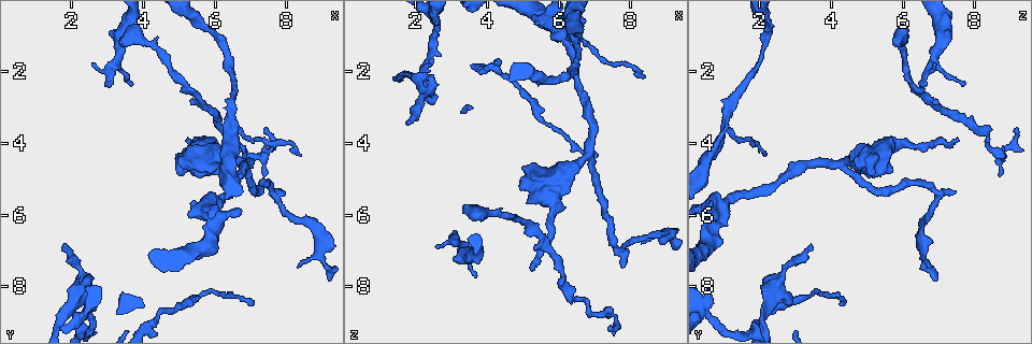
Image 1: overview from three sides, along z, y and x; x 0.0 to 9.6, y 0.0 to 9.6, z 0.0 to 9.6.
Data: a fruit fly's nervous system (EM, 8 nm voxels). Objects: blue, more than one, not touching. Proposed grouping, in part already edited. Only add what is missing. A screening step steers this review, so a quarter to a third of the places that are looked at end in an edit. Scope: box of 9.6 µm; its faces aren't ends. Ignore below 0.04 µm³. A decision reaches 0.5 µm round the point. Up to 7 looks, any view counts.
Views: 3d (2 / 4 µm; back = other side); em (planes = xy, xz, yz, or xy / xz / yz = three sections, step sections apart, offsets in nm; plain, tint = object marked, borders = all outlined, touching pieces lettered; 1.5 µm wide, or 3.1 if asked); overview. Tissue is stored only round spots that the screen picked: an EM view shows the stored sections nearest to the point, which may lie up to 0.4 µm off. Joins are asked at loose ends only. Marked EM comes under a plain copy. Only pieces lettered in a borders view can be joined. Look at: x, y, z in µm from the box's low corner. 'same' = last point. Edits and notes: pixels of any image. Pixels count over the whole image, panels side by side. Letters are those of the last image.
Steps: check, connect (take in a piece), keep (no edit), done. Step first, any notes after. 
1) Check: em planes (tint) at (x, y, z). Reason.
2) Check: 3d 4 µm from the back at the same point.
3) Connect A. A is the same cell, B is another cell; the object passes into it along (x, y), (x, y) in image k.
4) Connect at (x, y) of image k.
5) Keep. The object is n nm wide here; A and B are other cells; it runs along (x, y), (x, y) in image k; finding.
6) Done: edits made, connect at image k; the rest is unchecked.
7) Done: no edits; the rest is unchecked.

Check: em xy step 8 (tint) at (3.10, 2.50, 6.50). Branch stops here.

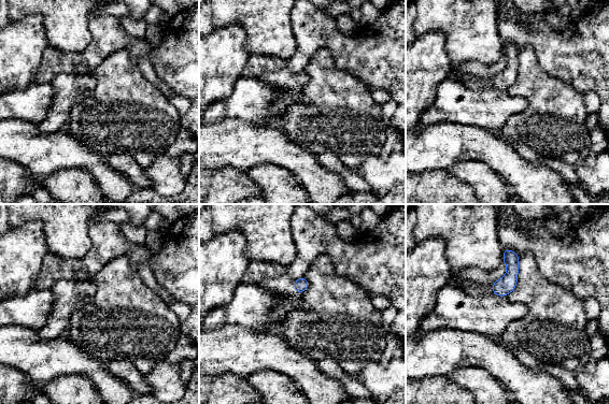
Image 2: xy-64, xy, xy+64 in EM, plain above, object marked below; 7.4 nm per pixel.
Check: em xy step 8 (borders) at the same point.

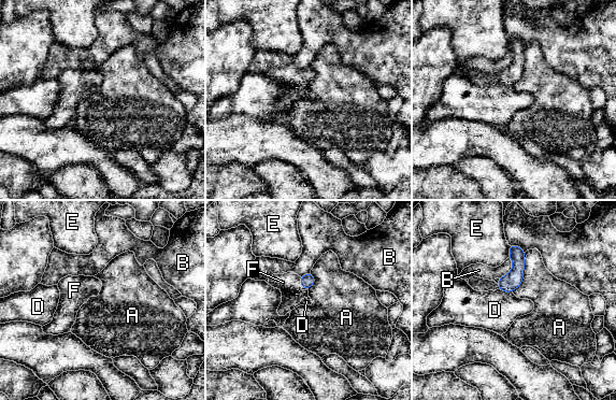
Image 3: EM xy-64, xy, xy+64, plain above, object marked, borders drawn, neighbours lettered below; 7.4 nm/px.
Connect F. F is the same cell, A, B, D and E are other cells; the object passes into it along (306, 281), (301, 285), (289, 285) in image 3; it goes on there.

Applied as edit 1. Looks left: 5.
Check: overview. See it whole again.

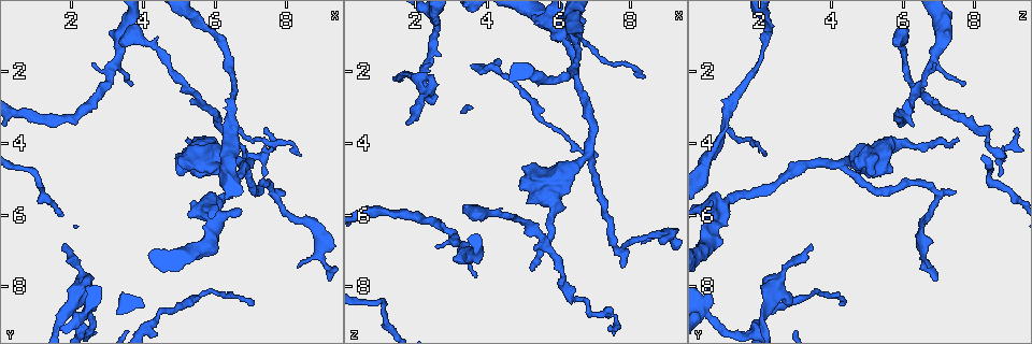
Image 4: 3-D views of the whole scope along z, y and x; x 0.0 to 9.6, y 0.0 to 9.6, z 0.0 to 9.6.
Check: 3d 4 µm at (5.30, 3.95, 7.55). An open end.

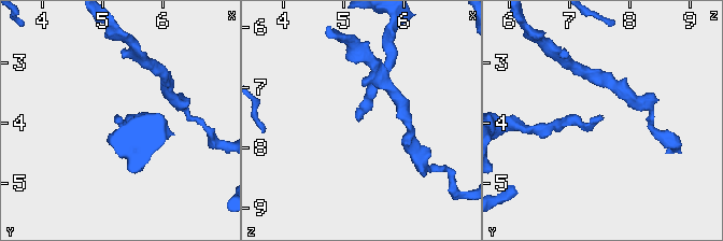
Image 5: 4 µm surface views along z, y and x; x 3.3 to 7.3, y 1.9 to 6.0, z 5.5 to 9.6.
Check: em xz step 4 (borders) at (5.25, 3.95, 7.55).

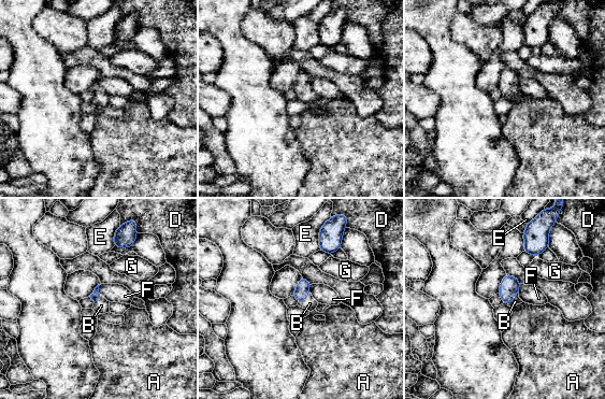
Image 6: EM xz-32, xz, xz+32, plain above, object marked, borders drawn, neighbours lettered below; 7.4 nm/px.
Connect B. B is the same cell, A, D, E, F and G are other cells; the object passes into it along (509, 286), (515, 298), (515, 301) in image 6; the neuron continues.

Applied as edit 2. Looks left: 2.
Done: edits made, connect at image 3, connect at image 6; the rest is unchecked.

